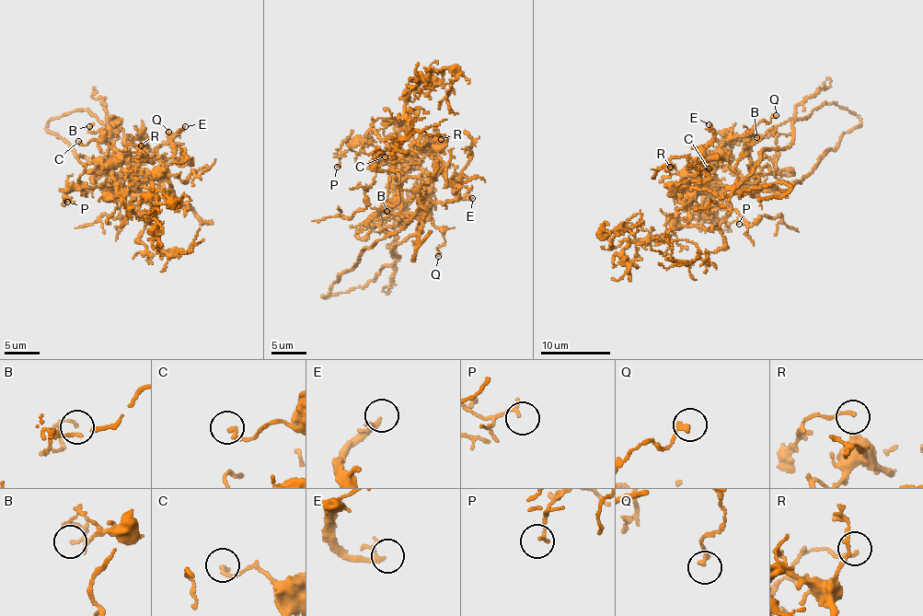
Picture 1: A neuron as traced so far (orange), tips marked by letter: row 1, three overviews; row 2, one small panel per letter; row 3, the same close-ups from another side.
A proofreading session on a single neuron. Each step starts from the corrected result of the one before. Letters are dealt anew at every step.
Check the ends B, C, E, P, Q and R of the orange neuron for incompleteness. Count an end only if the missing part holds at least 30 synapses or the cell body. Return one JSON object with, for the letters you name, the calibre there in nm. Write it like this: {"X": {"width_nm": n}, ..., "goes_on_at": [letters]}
{"goes_on_at": []}

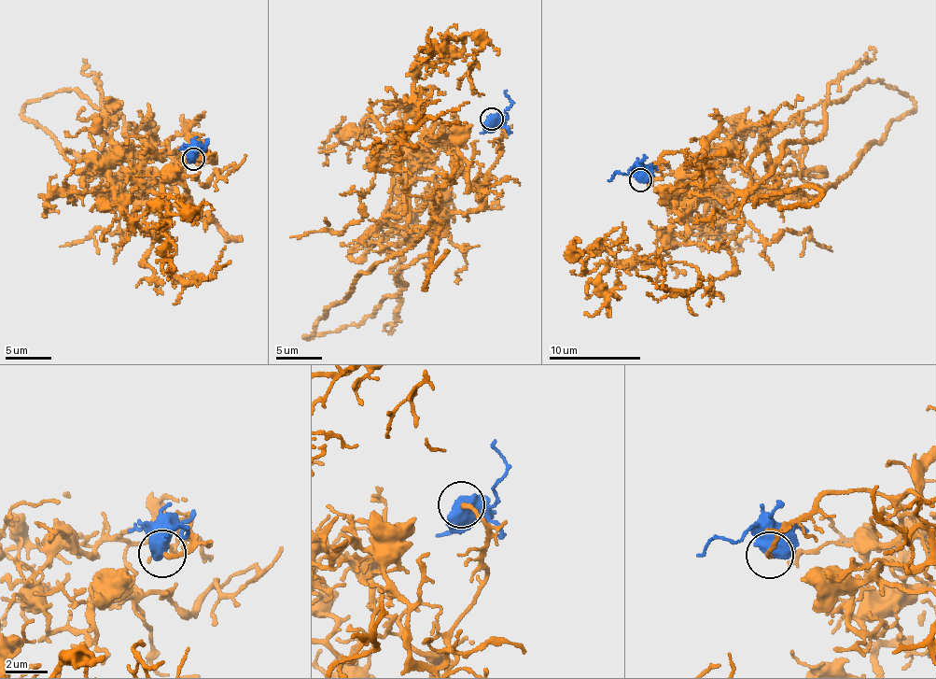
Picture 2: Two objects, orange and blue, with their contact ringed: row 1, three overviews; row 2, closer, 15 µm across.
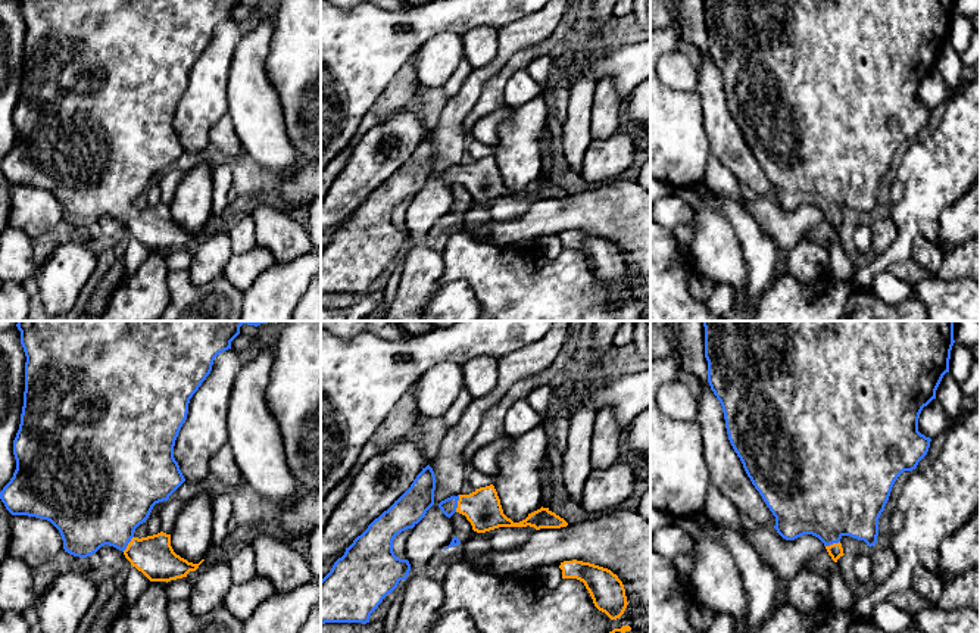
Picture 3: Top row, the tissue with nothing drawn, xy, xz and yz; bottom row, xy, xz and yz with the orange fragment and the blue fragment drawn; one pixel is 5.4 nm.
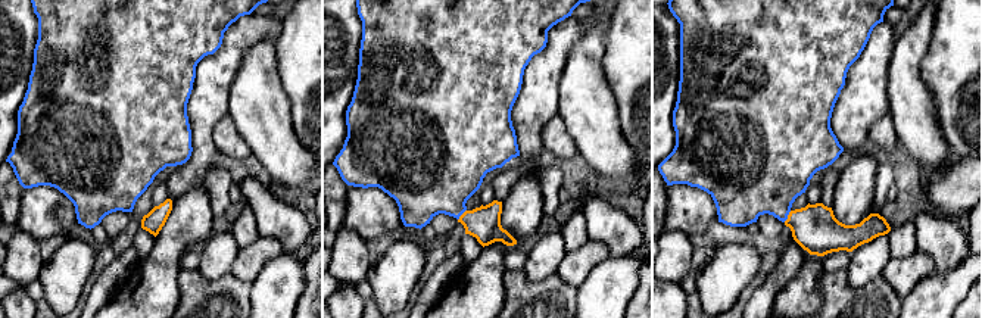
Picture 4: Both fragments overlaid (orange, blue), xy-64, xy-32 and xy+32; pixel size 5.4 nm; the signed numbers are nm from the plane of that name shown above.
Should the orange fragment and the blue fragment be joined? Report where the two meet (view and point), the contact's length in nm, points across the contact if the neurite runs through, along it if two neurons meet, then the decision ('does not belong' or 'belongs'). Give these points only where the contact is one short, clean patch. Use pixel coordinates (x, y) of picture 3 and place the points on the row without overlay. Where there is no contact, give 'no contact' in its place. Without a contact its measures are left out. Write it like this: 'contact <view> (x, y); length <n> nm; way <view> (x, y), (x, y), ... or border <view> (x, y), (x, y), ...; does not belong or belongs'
contact xz (458, 174); length 100 nm; way xz (483, 180), (458, 174), (449, 175); belongs

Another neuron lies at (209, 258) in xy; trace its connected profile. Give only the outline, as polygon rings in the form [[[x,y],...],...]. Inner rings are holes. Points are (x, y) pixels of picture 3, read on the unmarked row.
[[[227,231],[216,233],[199,243],[193,250],[193,262],[188,268],[194,284],[206,284],[222,274],[232,258],[231,241]]]

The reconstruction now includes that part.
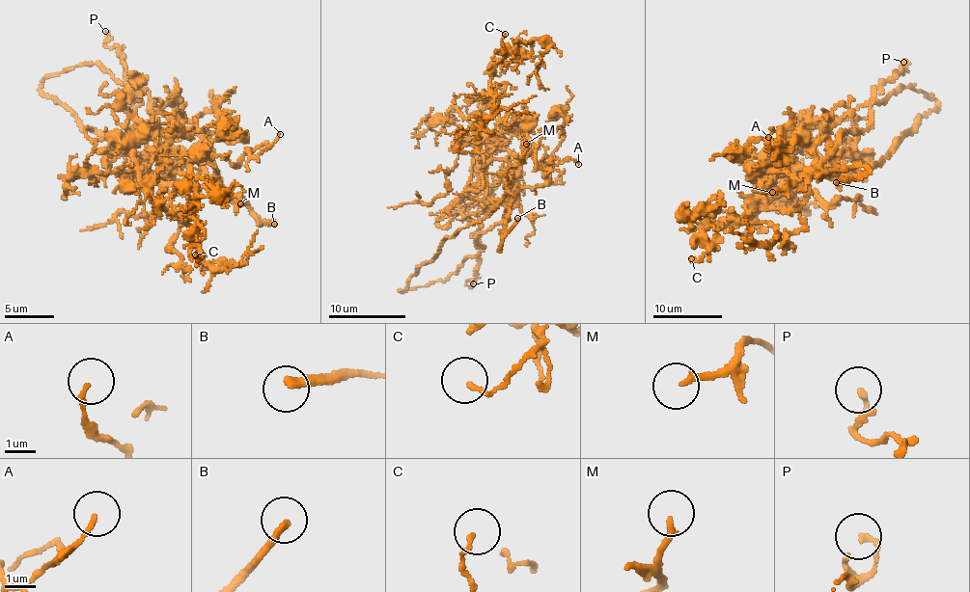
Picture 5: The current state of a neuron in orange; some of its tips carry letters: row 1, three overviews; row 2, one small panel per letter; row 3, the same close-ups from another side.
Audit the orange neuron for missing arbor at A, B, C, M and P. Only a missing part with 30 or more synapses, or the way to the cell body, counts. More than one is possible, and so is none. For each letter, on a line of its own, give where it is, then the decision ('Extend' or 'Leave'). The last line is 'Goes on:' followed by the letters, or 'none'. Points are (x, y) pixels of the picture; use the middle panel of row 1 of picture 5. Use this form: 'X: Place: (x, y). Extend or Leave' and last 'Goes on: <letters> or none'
A: Place: (578, 164). Leave
B: Place: (517, 218). Extend
C: Place: (505, 34). Leave
M: Place: (526, 144). Extend
P: Place: (473, 283). Leave
Goes on: B, M

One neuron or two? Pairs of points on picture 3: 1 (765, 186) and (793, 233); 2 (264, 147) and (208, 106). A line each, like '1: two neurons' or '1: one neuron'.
1: two neurons
2: two neurons

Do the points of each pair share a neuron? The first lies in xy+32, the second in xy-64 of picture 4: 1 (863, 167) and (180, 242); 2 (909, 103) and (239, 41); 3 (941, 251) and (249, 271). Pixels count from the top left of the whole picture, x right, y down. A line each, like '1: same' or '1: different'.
1: same
2: different
3: different

